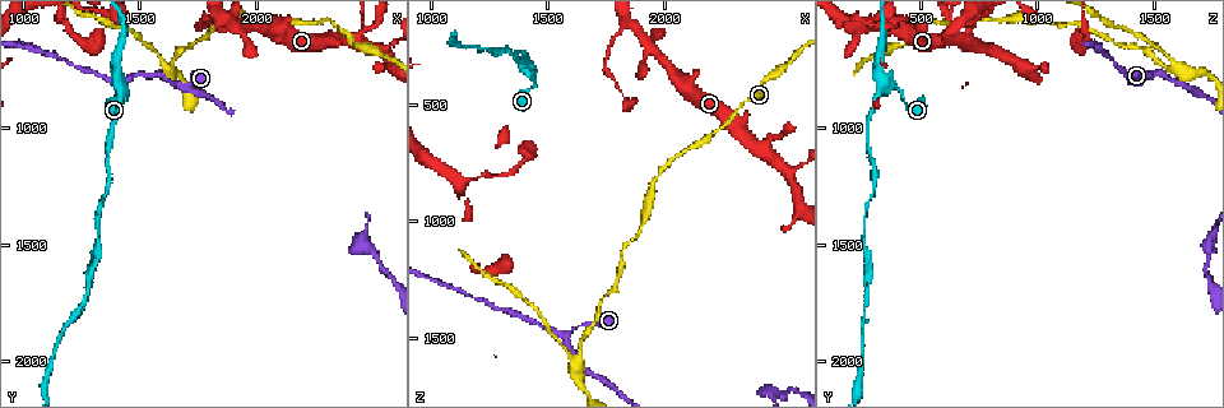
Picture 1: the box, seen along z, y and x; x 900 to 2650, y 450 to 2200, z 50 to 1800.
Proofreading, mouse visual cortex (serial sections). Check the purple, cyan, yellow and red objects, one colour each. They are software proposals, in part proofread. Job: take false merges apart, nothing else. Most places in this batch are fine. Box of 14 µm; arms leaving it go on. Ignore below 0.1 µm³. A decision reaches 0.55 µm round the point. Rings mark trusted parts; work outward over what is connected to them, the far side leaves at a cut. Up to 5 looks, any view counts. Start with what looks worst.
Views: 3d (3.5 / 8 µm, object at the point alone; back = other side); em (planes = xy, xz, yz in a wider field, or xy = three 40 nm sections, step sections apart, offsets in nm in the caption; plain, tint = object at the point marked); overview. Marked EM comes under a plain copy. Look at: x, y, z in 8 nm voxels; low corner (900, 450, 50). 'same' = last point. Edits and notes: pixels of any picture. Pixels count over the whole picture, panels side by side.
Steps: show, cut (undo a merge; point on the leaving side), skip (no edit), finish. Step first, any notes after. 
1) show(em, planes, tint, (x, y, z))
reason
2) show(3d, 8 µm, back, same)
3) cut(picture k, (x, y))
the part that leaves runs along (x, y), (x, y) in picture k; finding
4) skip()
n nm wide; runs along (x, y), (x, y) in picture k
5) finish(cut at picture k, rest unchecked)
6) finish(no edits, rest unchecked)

show(3d, 8 µm, (1630, 760, 1590))
thick turns thin

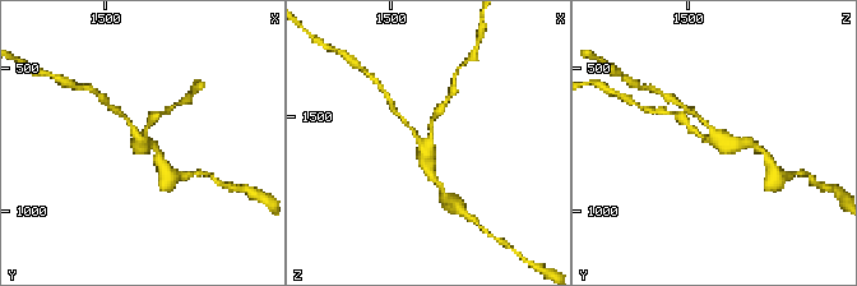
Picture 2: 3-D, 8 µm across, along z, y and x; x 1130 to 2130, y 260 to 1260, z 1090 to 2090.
show(em, planes, tint, (1630, 750, 1580))
3 arms; arms of 150, 200, 300 nm

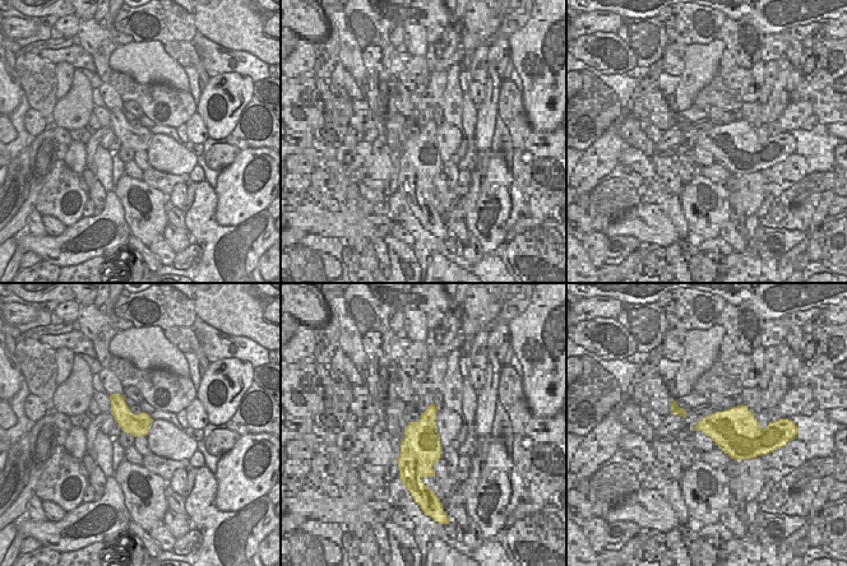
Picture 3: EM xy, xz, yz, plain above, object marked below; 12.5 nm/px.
skip()
runs along (685, 120), (705, 139), (746, 144) in picture 2; all the same cell

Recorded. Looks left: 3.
show(3d, 3.5 µm, (1410, 830, 340))
sharp bend

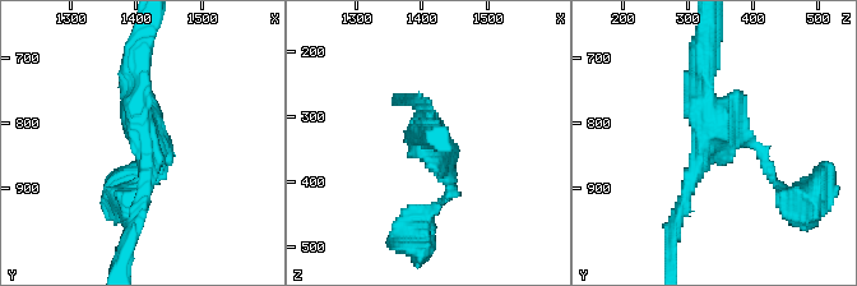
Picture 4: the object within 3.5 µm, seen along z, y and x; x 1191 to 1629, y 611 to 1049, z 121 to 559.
show(em, planes, tint, (1420, 825, 345))
need the tissue

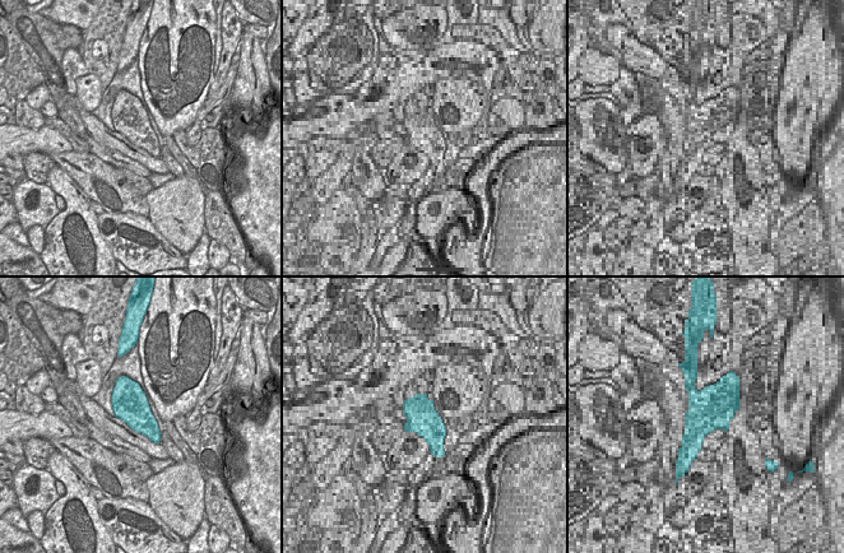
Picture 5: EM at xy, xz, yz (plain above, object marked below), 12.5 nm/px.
skip()
runs along (774, 179), (755, 143), (716, 135), (682, 206) in picture 4; all the same cell

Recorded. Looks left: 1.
finish(no edits, rest unchecked)

